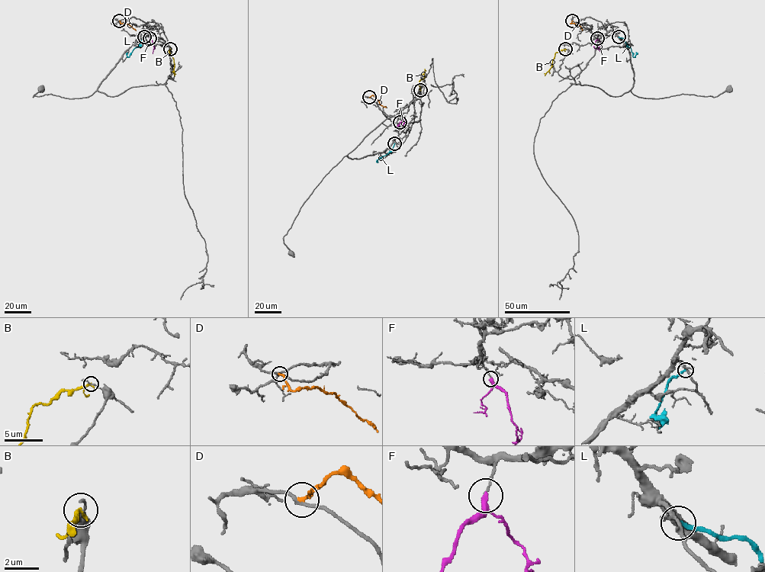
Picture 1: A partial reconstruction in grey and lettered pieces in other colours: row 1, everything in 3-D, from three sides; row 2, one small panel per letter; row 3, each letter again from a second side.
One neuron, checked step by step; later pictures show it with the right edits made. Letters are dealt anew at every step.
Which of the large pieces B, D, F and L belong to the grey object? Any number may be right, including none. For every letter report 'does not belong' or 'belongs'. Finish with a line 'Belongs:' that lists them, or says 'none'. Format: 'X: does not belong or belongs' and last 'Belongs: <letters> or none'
B: does not belong
D: does not belong
F: does not belong
L: does not belong
Belongs: none

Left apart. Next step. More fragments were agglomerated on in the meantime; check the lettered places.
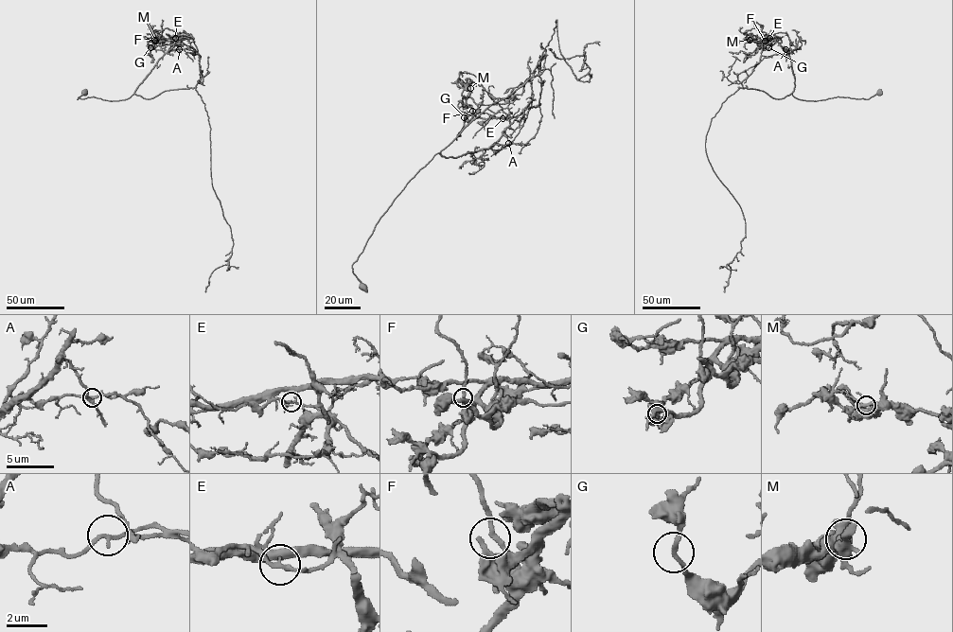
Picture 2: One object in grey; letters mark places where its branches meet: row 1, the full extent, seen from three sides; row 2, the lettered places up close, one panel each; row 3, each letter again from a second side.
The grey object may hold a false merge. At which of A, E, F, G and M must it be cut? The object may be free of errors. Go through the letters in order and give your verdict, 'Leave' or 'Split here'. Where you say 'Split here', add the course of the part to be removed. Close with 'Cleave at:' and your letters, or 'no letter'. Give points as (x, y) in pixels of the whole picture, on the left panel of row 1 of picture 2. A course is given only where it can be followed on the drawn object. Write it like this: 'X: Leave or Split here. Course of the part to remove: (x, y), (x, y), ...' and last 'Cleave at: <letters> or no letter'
A: Leave
E: Split here. Course of the part to remove: (175, 38), (159, 38), (159, 43), (146, 38), (148, 43)
F: Leave
G: Leave
M: Leave
Cleave at: E

